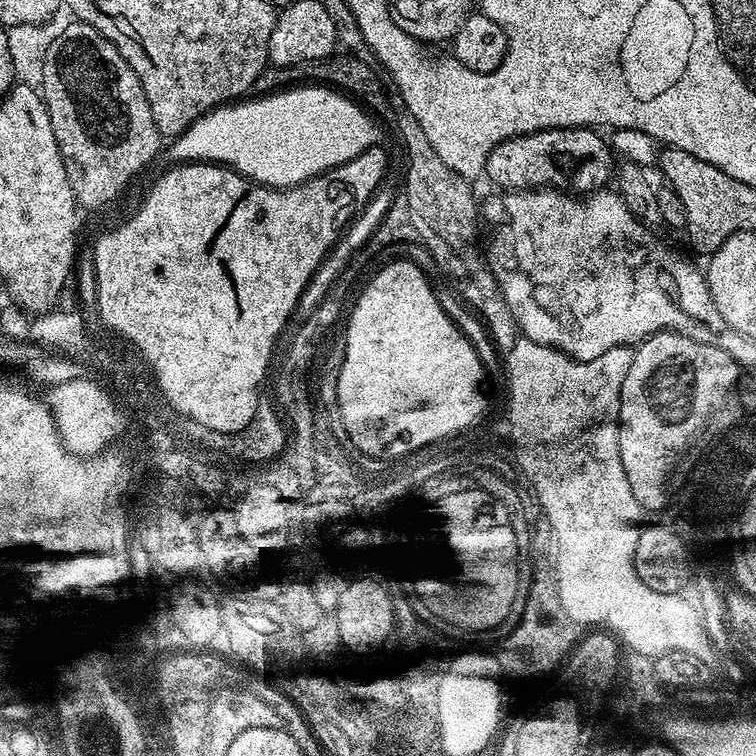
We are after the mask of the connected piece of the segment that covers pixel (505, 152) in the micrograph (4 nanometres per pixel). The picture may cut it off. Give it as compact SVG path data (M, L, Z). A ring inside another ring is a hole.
M591 127L547 128L541 132L527 132L502 141L490 158L486 158L484 172L504 190L531 190L545 186L559 186L576 194L601 191L614 176L614 153L609 141Z

